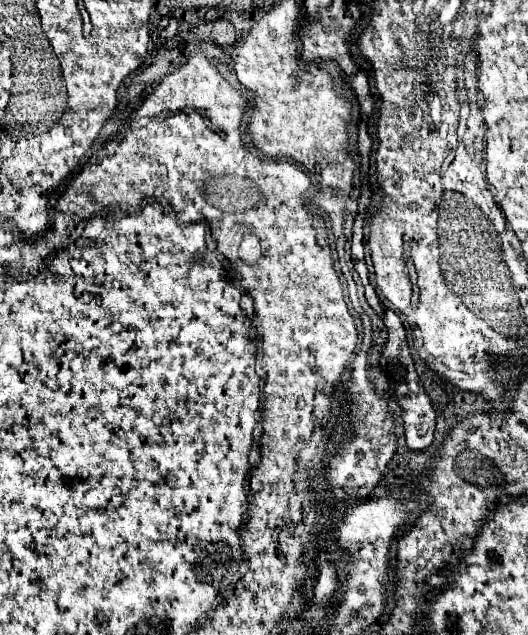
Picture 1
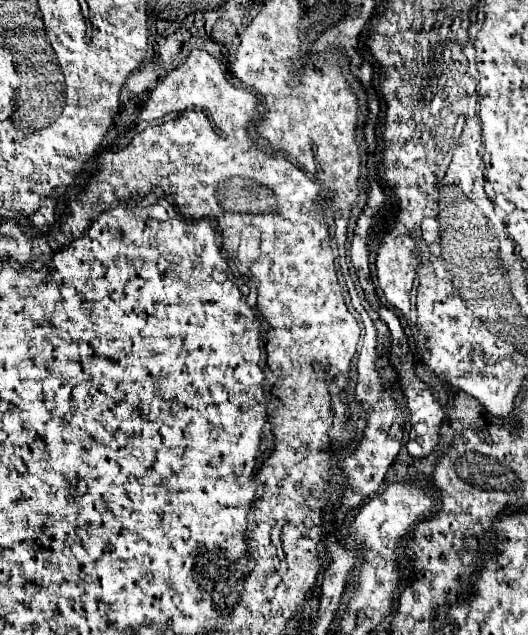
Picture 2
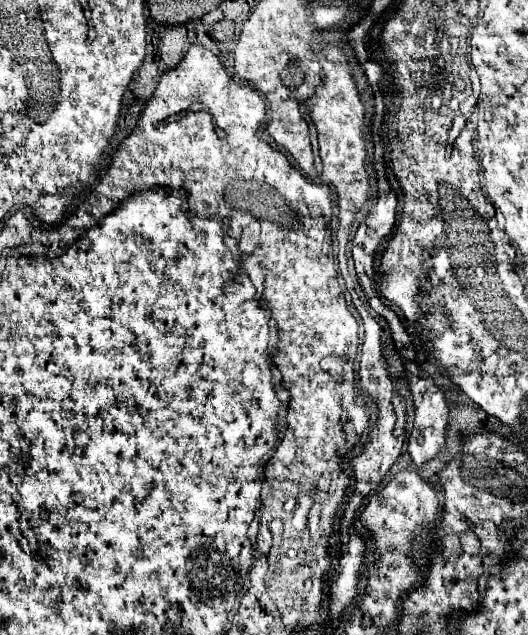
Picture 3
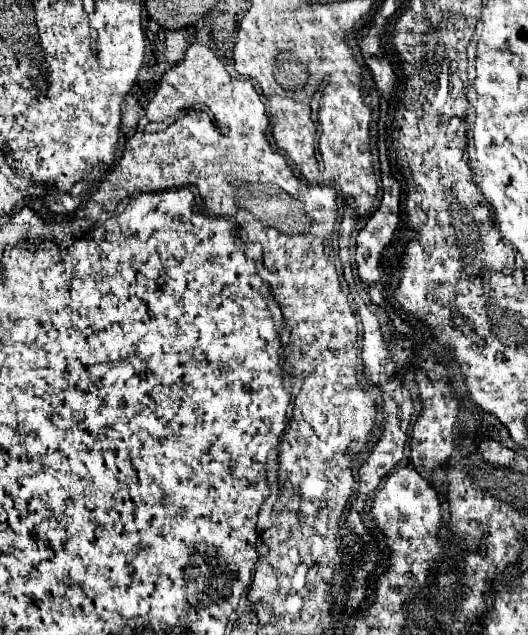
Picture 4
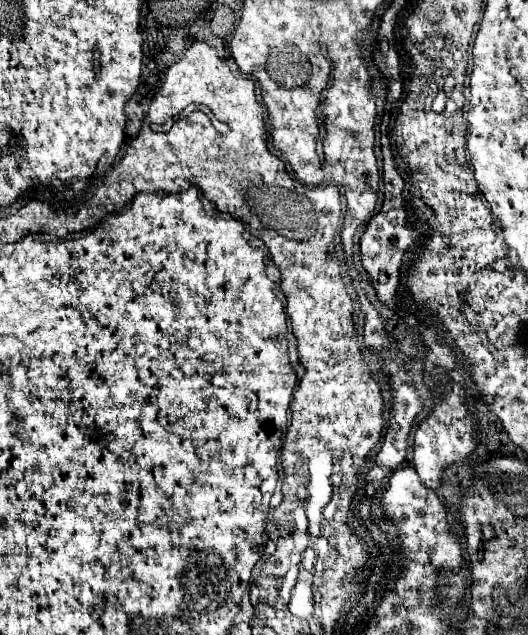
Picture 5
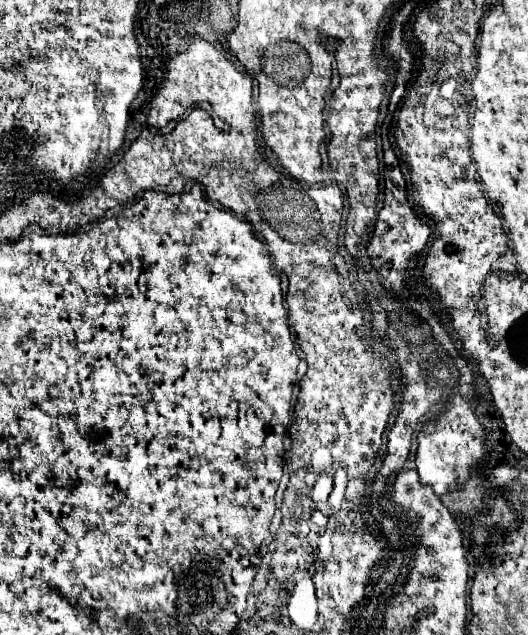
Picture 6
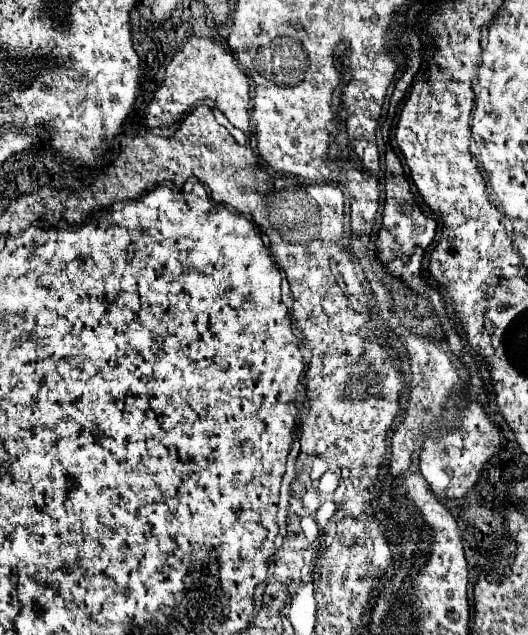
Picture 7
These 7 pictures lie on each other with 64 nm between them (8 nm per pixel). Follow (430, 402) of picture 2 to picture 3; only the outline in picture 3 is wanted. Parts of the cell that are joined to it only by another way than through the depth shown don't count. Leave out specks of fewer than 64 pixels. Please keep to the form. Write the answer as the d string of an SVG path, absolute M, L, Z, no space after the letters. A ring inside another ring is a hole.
M412 372L410 378L410 390L414 396L414 406L416 406L416 418L414 418L414 428L408 440L408 452L412 456L412 462L416 466L424 466L432 458L438 456L446 448L446 430L448 430L448 416L450 408L444 398L444 390L434 384L432 378L422 378L416 372Z

